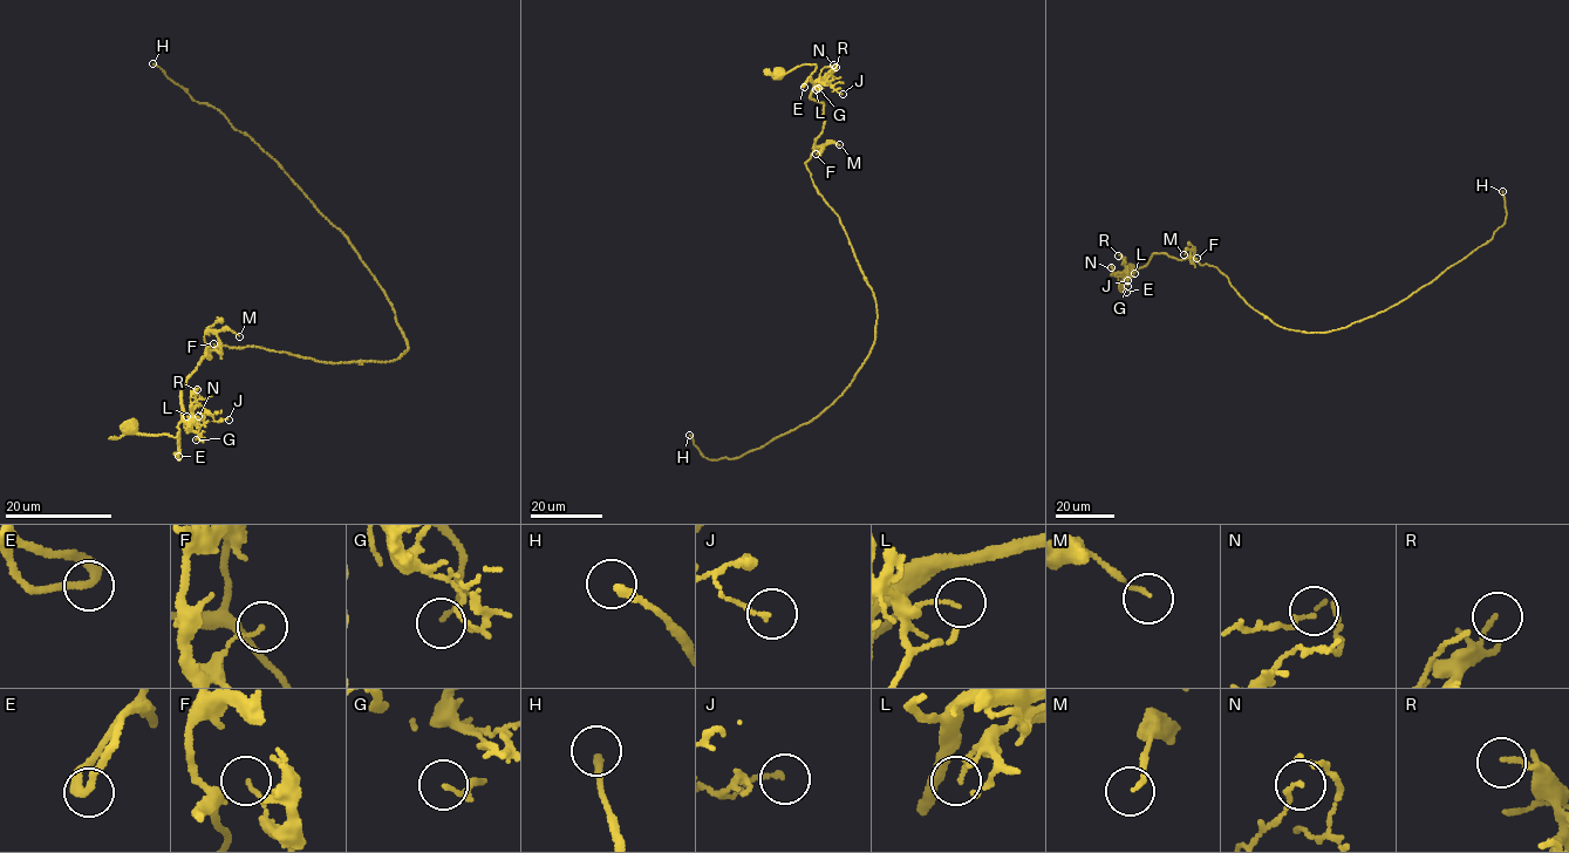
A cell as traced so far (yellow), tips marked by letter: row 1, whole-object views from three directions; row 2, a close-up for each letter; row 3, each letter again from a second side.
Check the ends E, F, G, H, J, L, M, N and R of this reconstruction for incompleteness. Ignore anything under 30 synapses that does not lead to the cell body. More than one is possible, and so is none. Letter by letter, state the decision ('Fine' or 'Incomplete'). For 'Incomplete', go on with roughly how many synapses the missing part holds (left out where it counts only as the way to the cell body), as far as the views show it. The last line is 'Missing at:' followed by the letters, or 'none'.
E: Fine
F: Fine
G: Fine
H: Incomplete. Roughly 45 synapses
J: Fine
L: Fine
M: Fine
N: Fine
R: Fine
Missing at: H

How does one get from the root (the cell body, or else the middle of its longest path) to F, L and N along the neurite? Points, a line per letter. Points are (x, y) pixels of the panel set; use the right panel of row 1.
F: (1133, 268), (1112, 275), (1120, 284), (1154, 253), (1186, 259), (1194, 256), (1194, 250), (1189, 260), (1196, 258)
L: (1133, 268), (1112, 275), (1117, 275), (1120, 284), (1127, 272), (1134, 273)
N: (1133, 268), (1112, 275), (1117, 275), (1120, 284), (1127, 273), (1116, 277), (1111, 267)

